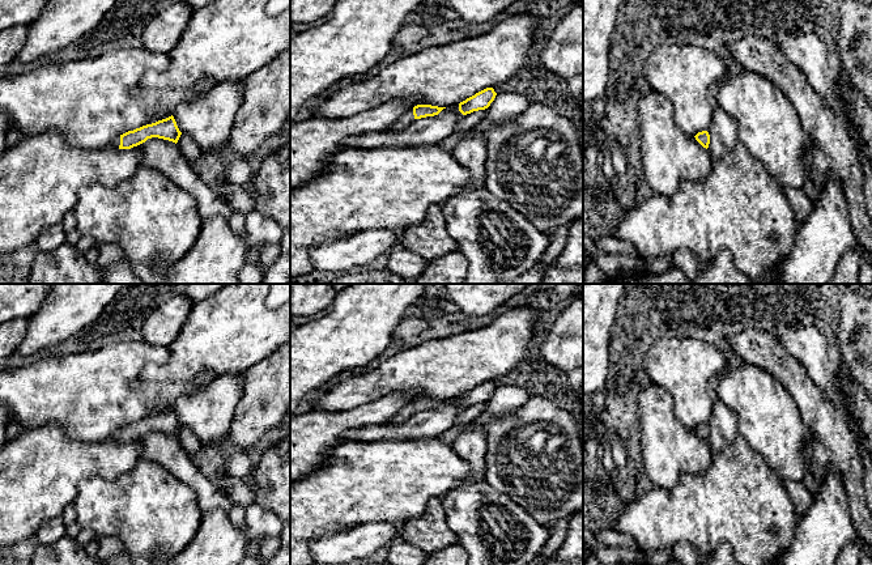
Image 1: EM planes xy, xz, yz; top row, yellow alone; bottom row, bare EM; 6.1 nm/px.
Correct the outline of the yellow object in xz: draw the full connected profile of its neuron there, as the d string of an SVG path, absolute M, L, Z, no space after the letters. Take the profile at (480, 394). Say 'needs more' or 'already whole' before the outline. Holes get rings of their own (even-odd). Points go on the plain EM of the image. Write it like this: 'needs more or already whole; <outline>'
already whole; M486 381L475 388L467 391L465 394L459 396L459 404L463 408L471 407L473 404L485 403L494 394L497 386L493 381Z

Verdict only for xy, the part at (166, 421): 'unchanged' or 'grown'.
grown

